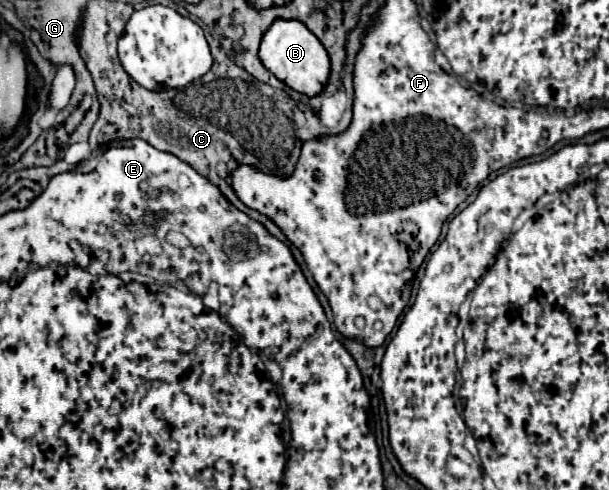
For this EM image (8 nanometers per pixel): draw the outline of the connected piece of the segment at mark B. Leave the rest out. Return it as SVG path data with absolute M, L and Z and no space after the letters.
M277 19L269 27L269 31L263 35L259 59L287 87L291 87L307 97L319 95L329 81L329 73L331 73L329 55L327 55L325 47L321 47L321 41L301 21Z

